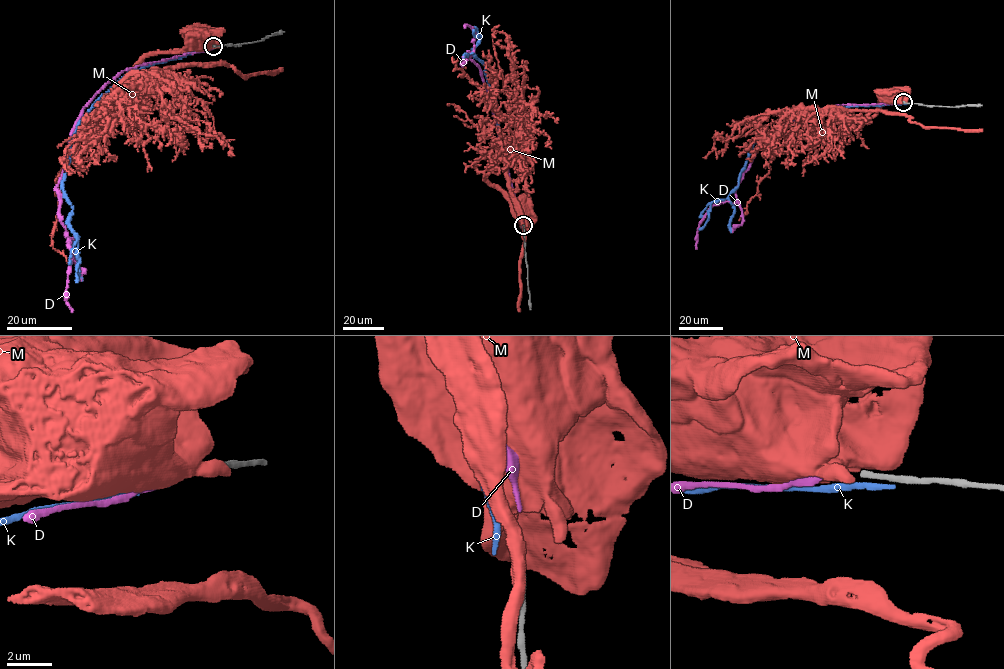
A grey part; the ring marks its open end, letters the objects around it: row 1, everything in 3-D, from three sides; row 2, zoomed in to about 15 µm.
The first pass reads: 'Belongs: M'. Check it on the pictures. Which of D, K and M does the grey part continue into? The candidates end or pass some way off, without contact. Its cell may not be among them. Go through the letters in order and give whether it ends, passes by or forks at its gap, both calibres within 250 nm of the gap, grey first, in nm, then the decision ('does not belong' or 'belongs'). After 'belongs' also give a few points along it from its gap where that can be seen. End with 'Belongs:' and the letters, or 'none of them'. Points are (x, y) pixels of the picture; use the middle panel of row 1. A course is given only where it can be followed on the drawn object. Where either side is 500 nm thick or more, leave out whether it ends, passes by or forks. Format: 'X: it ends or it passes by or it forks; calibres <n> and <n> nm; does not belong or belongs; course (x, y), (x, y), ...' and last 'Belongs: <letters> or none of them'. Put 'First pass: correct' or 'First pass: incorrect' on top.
First pass: incorrect
D: it ends; calibres 240 and 190 nm; does not belong
K: it ends; calibres 240 and 340 nm; does not belong
M: calibres 240 and 800 nm; does not belong
Belongs: none of them

